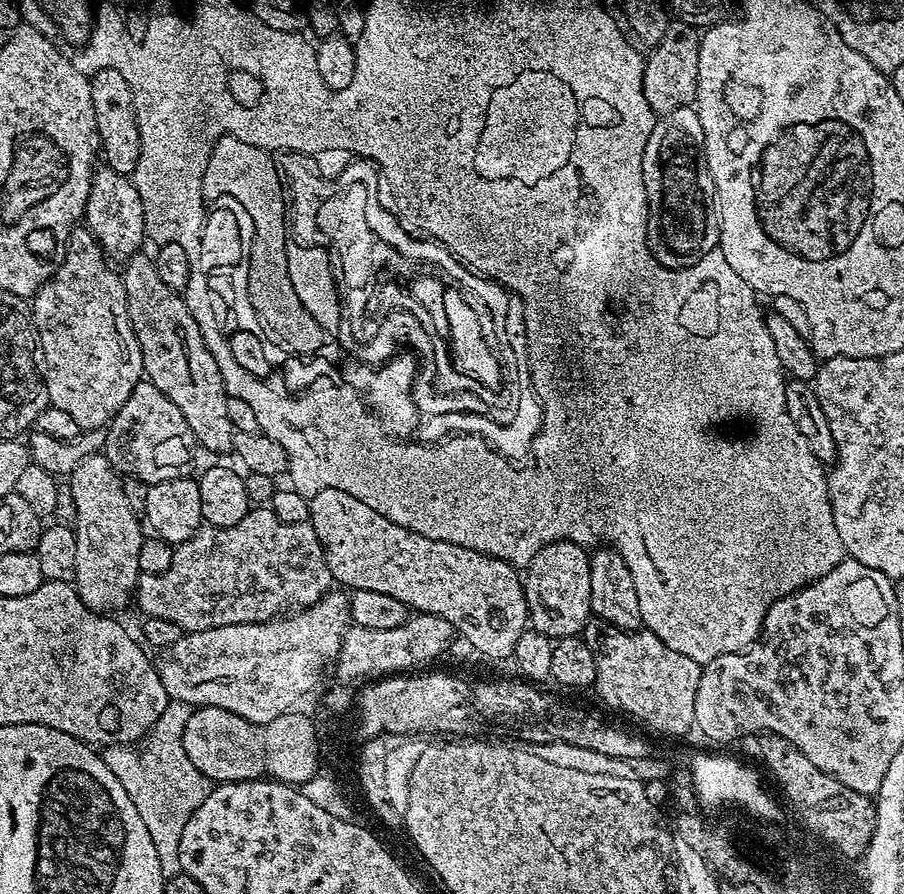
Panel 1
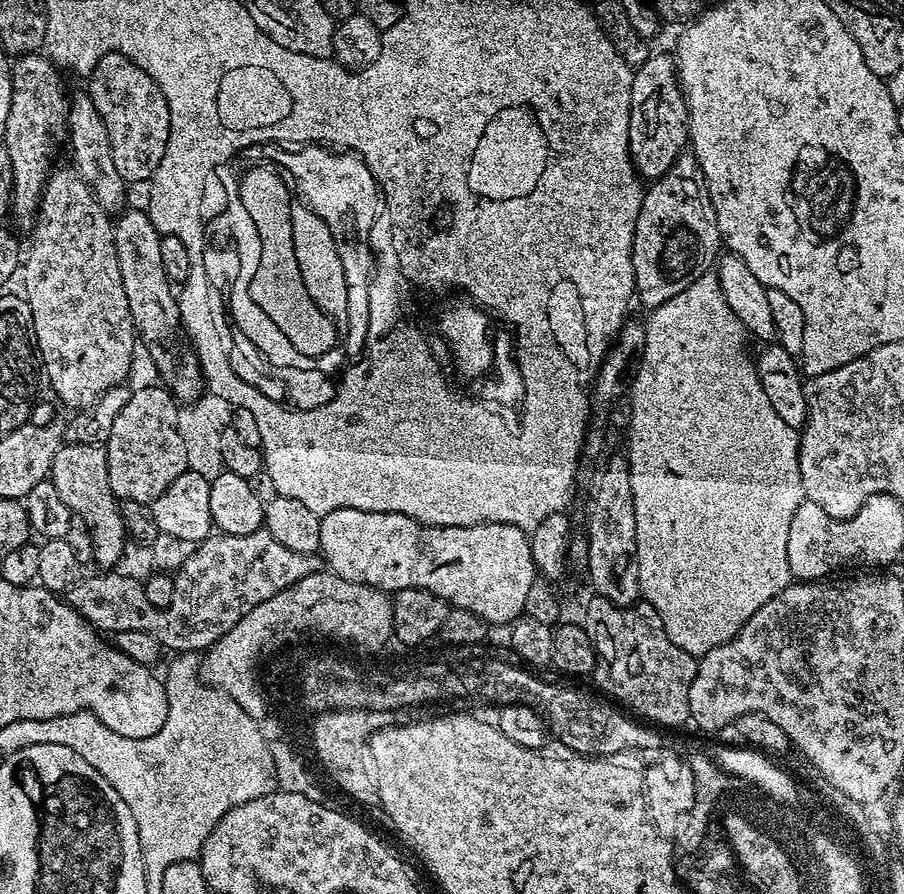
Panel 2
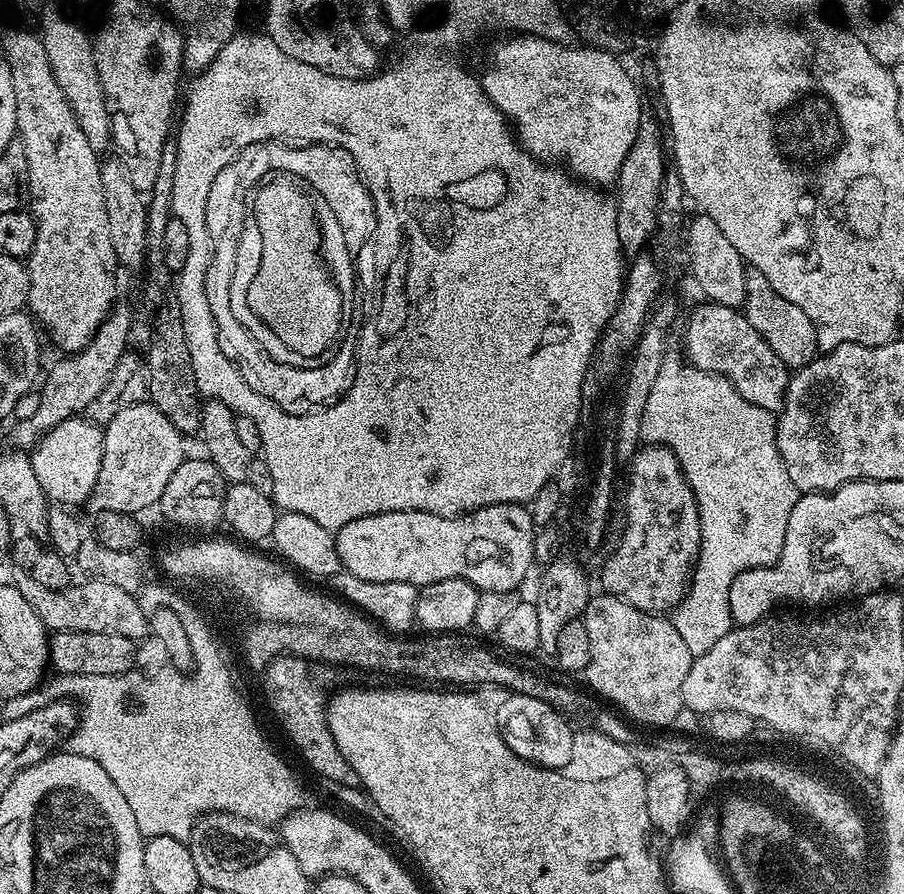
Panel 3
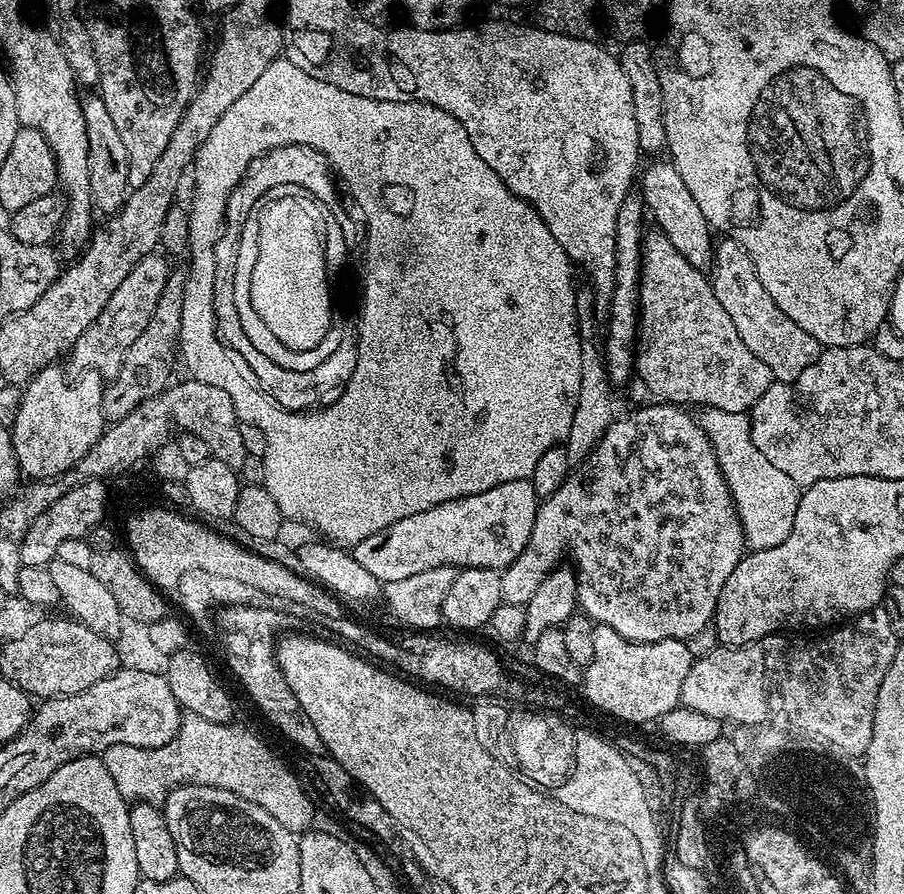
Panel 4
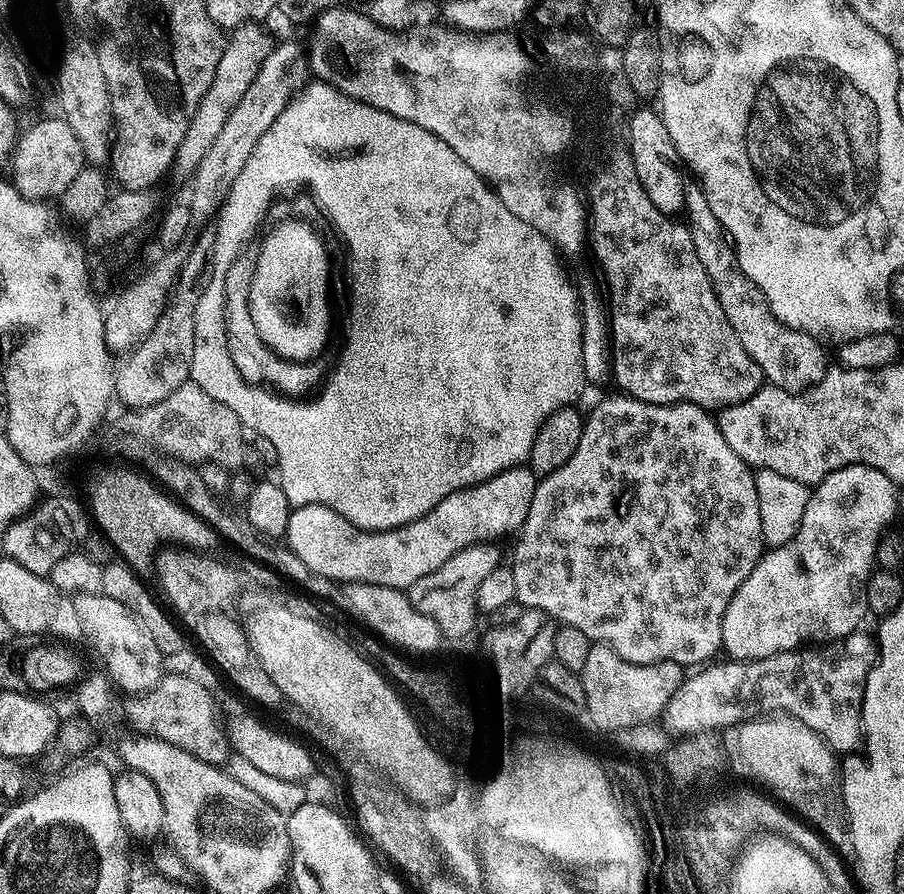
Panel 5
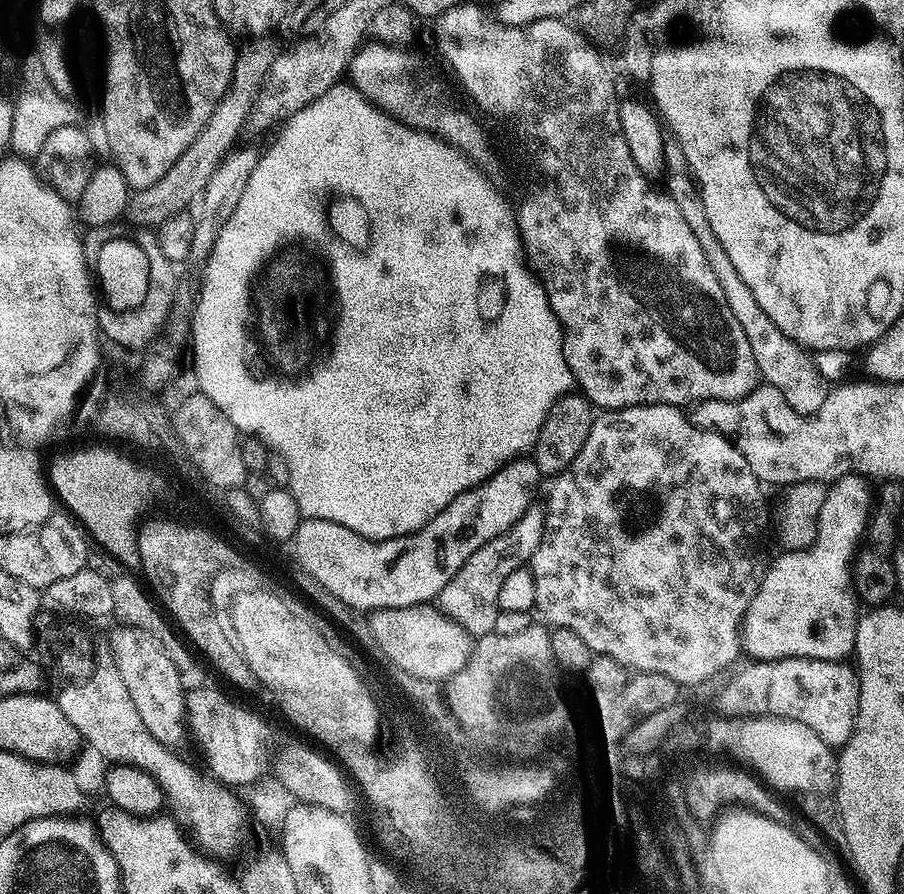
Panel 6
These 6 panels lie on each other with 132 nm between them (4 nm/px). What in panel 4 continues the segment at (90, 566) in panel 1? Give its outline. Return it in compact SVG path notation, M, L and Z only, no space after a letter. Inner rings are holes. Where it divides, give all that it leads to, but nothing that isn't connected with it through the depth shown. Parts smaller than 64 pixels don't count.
M51 366L23 385L21 408L10 431L19 471L33 481L63 476L93 448L104 432L105 381L92 371L76 377L76 381L68 380L60 366Z

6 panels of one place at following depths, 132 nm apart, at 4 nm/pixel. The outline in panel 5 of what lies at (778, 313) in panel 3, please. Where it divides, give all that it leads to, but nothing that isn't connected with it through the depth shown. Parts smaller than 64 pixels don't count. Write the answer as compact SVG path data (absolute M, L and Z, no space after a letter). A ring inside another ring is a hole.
M692 182L685 187L684 212L694 250L698 250L698 258L710 278L718 306L722 306L726 322L734 326L734 334L738 334L742 350L746 350L746 354L758 362L765 381L771 387L797 394L808 390L804 388L815 389L830 367L828 356L824 353L825 345L817 337L786 326L773 314L762 290L758 290L758 286L754 286L754 282L750 282L750 278L746 278L738 266L736 250L722 222L714 218L714 210L710 210L710 202L706 202L706 194L700 189L699 183Z

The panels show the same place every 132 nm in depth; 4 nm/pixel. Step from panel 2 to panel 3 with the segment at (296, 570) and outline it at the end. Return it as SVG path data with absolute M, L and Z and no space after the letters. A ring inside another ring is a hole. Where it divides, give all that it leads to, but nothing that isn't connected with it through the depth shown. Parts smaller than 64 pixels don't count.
M31 571L15 573L14 587L34 606L34 614L42 618L45 628L57 632L89 632L90 634L122 634L133 642L149 635L149 617L144 614L137 597L108 581L85 579L85 584L73 583L62 590L46 590L42 582L32 577Z

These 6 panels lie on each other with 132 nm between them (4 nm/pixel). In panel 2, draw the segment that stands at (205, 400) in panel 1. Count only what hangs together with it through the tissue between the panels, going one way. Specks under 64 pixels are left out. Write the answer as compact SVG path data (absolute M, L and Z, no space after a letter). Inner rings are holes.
M125 207L124 211L115 217L114 246L118 254L118 266L122 270L122 290L126 290L126 302L130 306L132 326L138 333L139 343L144 344L146 350L150 352L163 387L167 388L177 401L191 402L199 399L205 391L204 375L200 369L196 352L188 342L184 325L180 323L180 305L174 285L168 279L166 270L162 270L162 242L160 238L160 231L152 225L152 220L143 207Z

